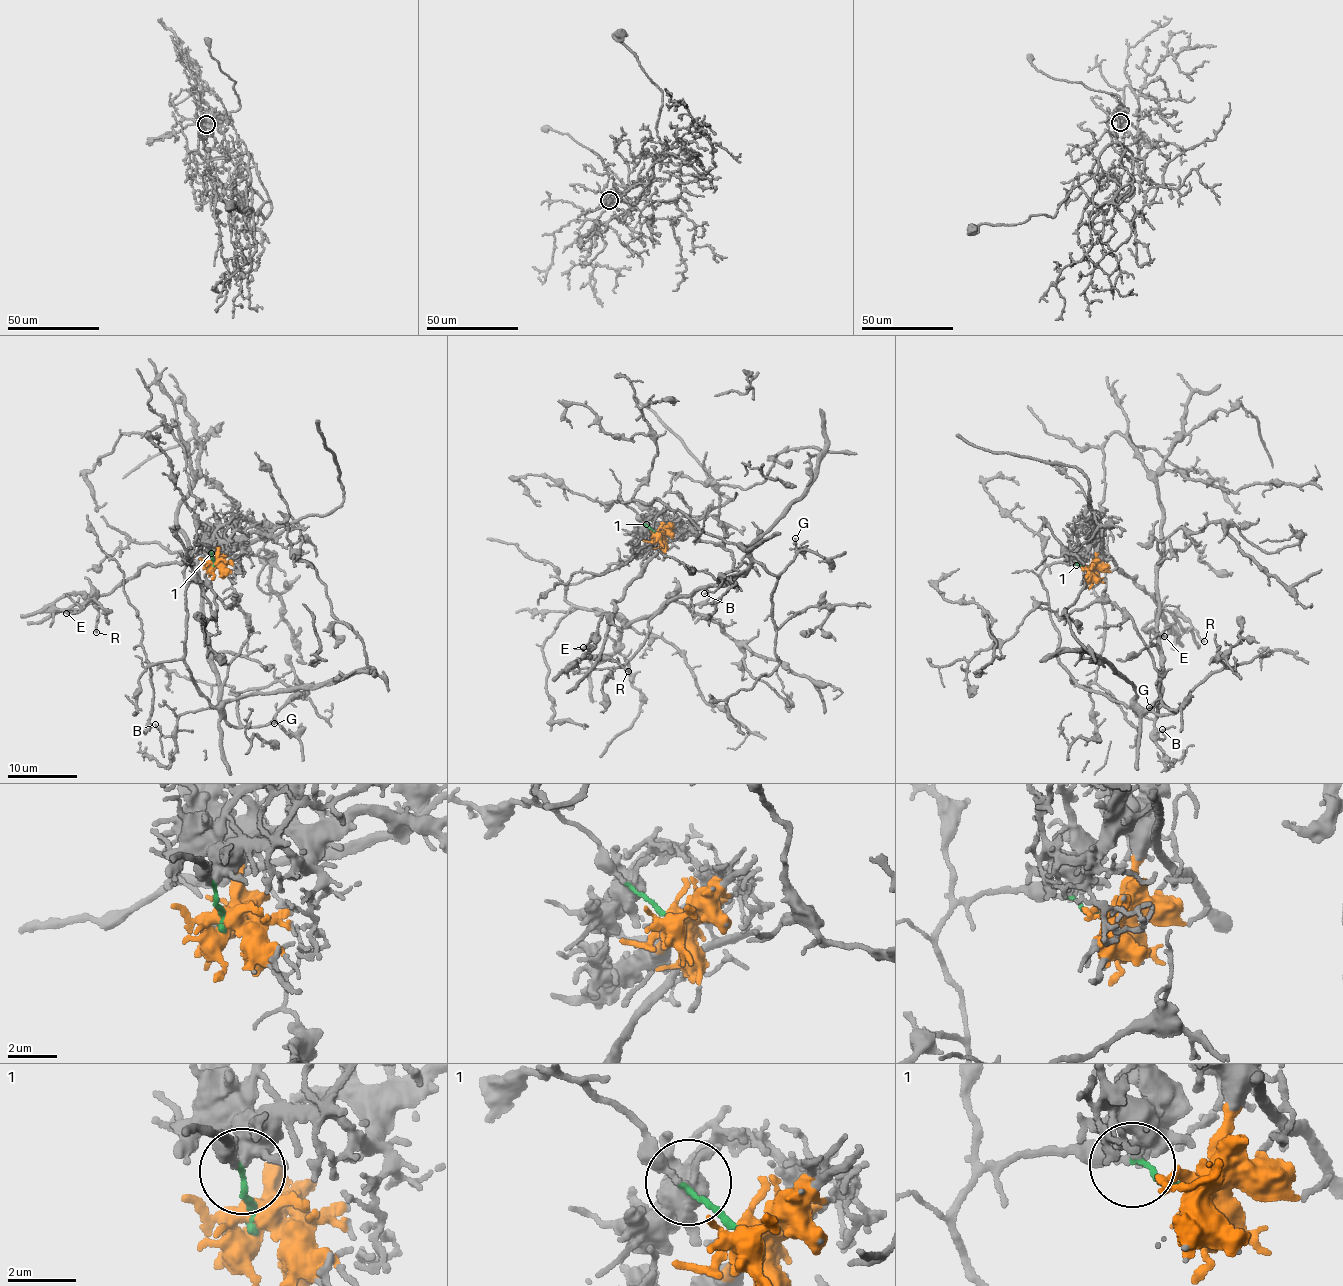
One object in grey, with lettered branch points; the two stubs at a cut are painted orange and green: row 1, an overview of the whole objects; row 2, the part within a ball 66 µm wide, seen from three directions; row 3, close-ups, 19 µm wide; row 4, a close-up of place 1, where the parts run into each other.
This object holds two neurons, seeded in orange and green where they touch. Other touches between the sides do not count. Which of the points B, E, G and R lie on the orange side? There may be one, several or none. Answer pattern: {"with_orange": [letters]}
{"with_orange": ["E", "R"]}

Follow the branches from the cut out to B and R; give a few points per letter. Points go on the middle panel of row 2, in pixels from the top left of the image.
B: (658, 536), (619, 497), (648, 504), (659, 498), (736, 544), (750, 560), (704, 593)
R: (657, 536), (659, 544), (646, 555), (647, 564), (625, 594), (615, 600), (612, 622), (601, 651), (628, 672)

